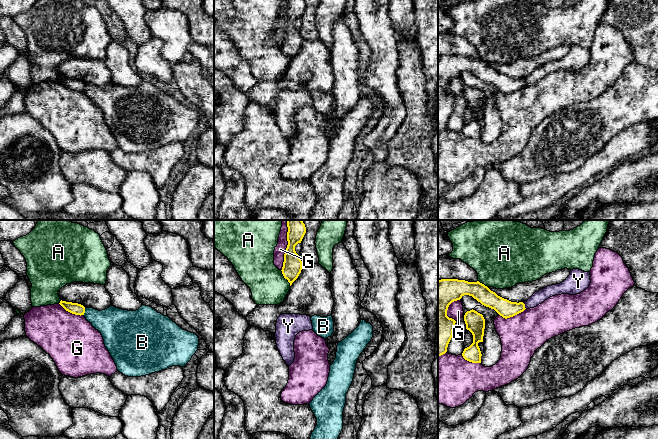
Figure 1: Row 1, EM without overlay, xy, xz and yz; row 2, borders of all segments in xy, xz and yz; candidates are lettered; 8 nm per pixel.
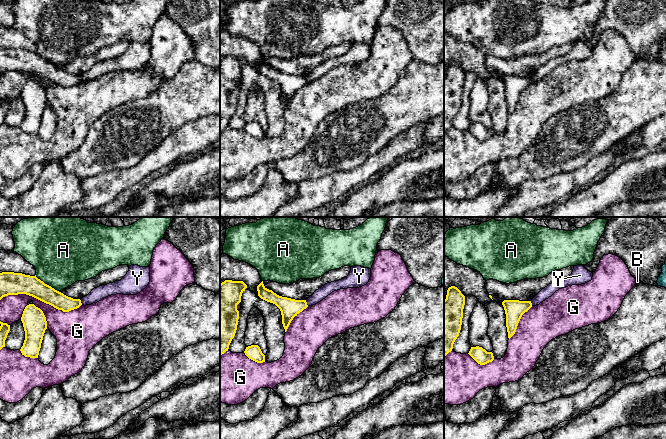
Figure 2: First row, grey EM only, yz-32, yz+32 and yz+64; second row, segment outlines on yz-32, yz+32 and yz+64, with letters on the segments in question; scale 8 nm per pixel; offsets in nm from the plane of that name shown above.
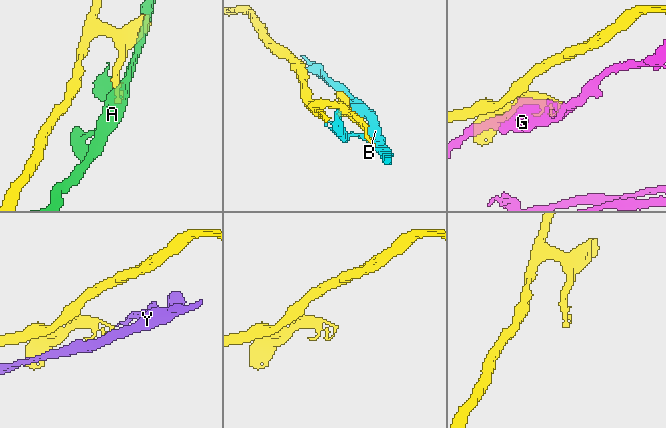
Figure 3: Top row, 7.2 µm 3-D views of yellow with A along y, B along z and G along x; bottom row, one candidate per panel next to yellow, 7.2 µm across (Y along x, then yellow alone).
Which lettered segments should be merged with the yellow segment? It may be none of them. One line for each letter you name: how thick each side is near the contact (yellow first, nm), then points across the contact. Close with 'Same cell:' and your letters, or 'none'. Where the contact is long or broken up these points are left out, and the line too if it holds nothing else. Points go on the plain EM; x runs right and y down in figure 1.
Same cell: none

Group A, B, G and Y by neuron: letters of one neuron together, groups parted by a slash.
A / B / G / Y

